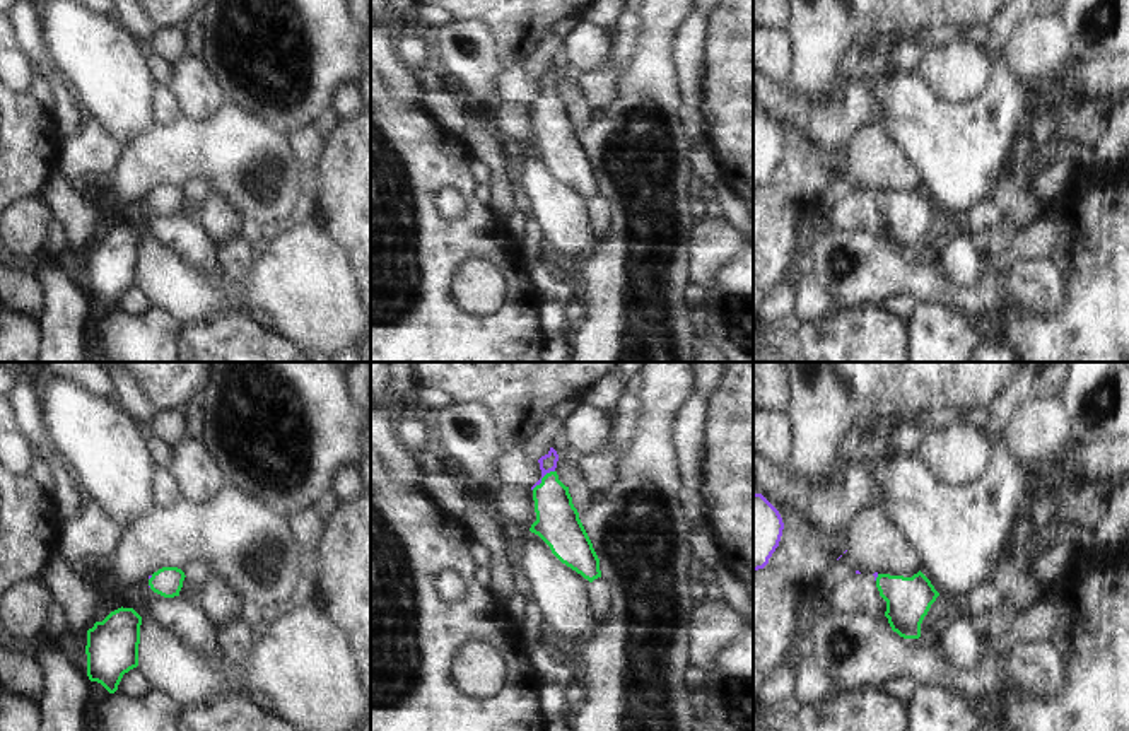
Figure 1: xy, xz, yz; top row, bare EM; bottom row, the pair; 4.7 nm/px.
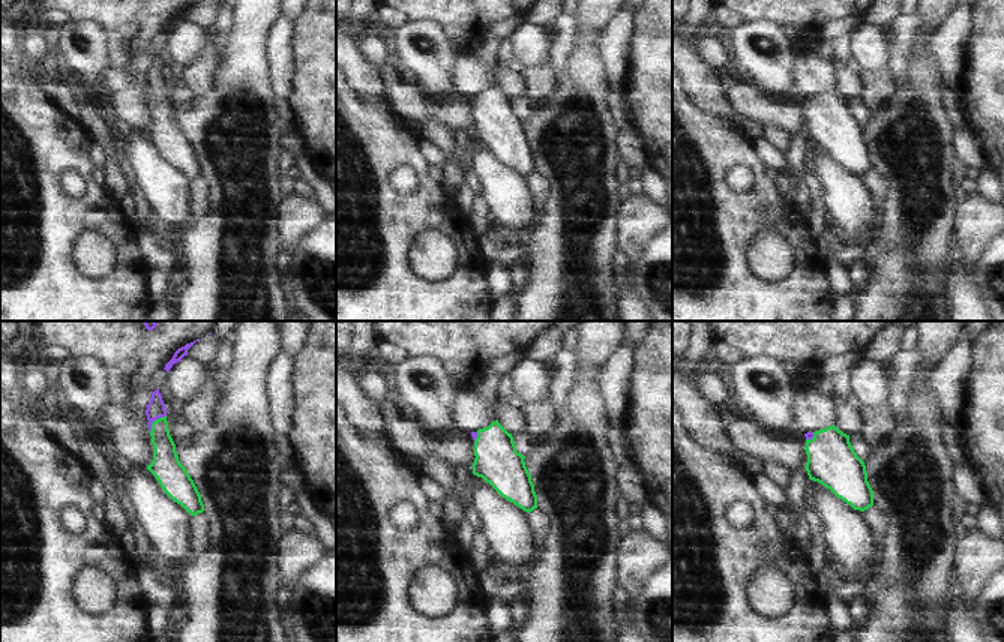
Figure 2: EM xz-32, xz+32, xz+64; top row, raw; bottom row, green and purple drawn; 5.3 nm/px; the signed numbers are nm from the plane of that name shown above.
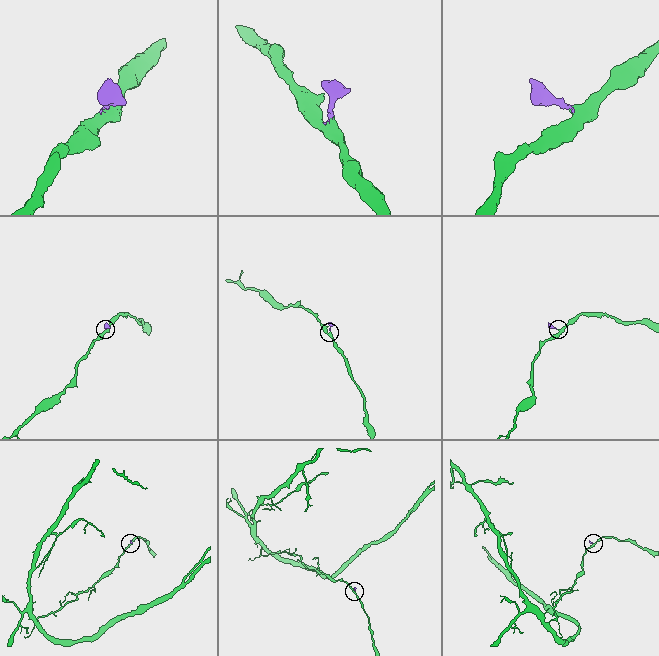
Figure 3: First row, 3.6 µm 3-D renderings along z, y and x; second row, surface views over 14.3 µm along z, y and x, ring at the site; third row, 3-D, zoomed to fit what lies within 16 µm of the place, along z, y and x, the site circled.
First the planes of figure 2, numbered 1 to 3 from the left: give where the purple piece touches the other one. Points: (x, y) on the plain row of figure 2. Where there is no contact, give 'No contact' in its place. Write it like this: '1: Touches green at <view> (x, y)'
1: Touches green at xz-32 (155, 84)
2: Touches green at xz+32 (477, 101)
3: Touches green at xz+64 (812, 102).

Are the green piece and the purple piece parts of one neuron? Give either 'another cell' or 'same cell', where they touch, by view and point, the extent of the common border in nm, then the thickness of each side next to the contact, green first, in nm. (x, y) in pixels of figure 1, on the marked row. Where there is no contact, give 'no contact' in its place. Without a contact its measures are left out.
same cell | xz (542, 479) | 140 nm | 220/80 nm

